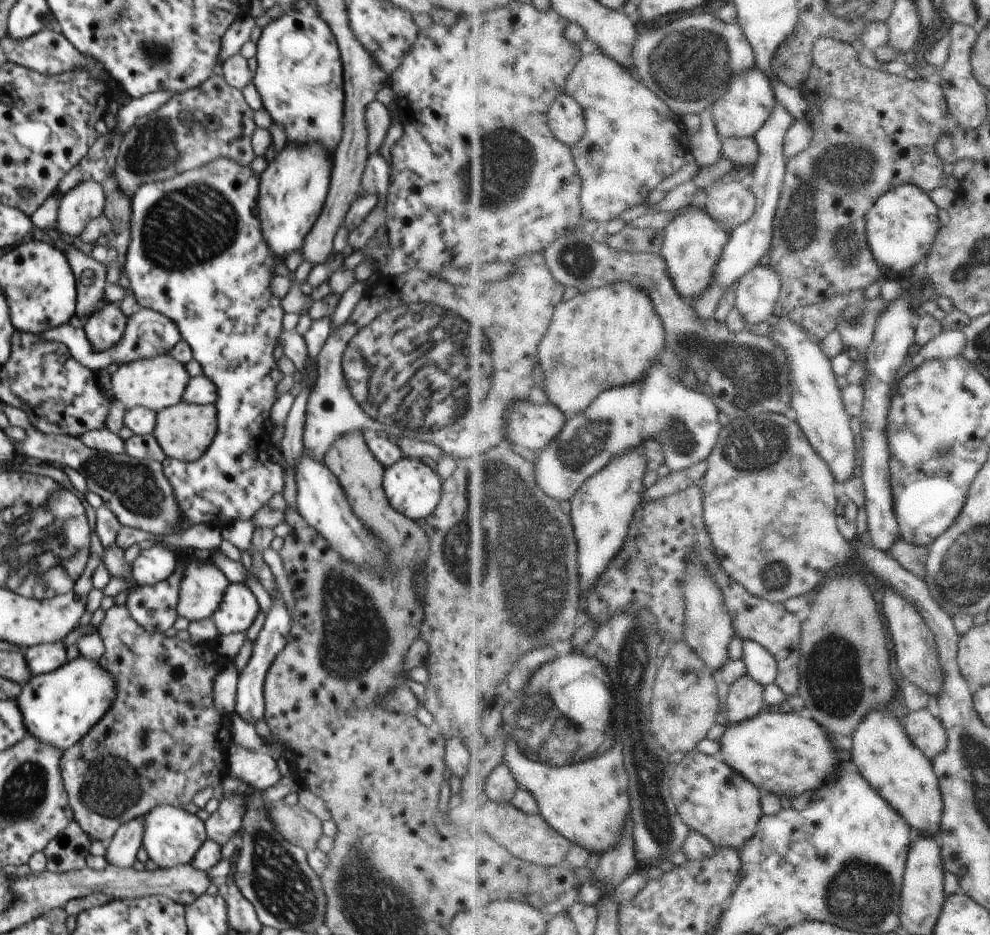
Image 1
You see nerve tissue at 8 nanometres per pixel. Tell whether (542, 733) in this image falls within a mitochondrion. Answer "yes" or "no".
yes

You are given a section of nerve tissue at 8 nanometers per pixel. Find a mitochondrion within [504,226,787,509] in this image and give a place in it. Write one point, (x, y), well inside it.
(582, 445)

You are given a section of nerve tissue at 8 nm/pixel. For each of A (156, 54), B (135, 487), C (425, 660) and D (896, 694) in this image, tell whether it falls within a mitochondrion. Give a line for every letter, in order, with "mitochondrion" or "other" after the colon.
A: mitochondrion
B: mitochondrion
C: other
D: other

